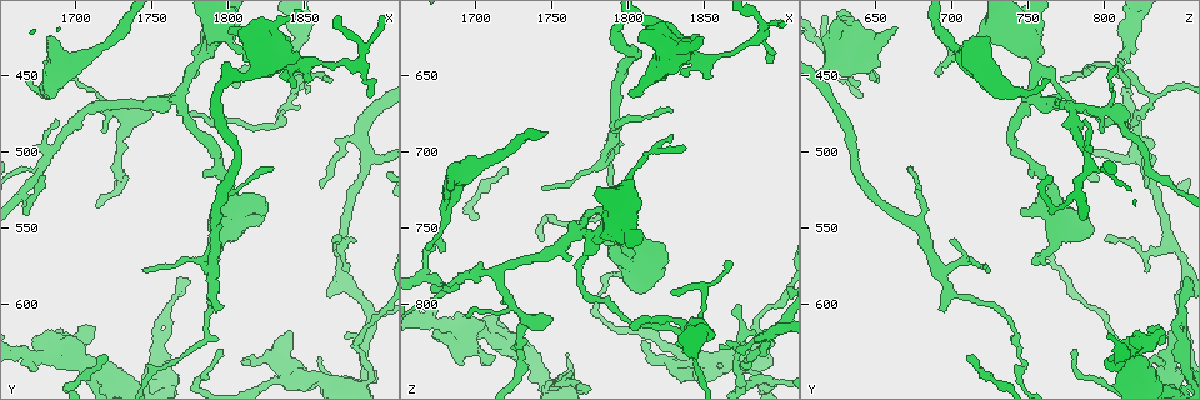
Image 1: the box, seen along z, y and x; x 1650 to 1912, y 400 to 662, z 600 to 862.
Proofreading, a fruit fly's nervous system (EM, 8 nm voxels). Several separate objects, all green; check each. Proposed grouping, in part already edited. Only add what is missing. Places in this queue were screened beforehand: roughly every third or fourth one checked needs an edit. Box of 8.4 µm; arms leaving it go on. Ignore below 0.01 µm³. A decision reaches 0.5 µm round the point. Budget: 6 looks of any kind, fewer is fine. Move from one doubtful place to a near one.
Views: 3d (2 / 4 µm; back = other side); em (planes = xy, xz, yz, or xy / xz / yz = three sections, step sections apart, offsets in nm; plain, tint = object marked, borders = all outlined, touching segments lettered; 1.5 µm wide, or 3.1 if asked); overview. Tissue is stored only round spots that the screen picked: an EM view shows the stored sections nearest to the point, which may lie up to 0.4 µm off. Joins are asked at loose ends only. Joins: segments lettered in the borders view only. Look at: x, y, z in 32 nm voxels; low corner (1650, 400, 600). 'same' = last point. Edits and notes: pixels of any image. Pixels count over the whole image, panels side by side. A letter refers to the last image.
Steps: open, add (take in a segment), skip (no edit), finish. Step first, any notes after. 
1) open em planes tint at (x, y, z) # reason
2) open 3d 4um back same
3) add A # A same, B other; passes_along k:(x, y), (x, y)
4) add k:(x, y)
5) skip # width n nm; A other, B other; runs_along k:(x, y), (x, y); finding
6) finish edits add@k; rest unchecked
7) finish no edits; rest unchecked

open em planes borders at (1796, 602, 696) # branch stops here

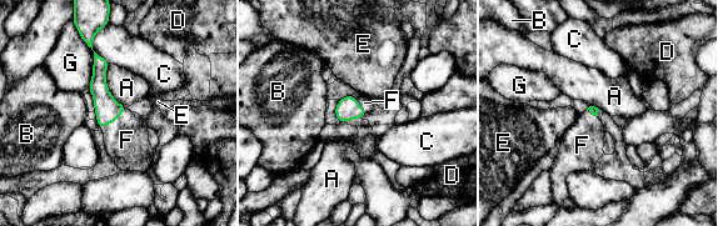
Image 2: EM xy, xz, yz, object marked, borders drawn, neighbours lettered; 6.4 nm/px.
add F # longest_contact G 320 nm; A other, B other, C other, D other, E other, F same, G other; the cell continues

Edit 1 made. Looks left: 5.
open em xz step 4 borders at (1810, 638, 824) # branch stops here

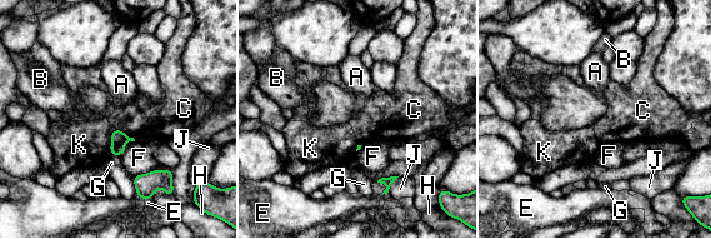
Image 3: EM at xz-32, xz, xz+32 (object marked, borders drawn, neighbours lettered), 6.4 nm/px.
skip # A other, B other, C other, E other, F other, G other, H other, J other, K other; no lettered segment goes on from it

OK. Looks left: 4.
open em planes borders at (1750, 474, 810) # an open end

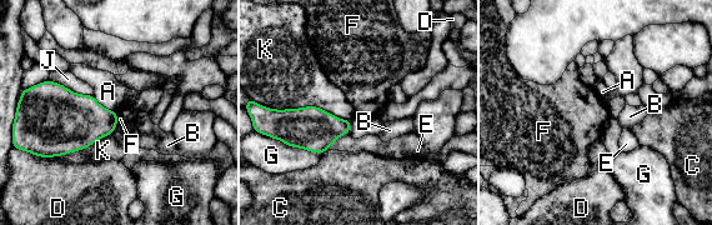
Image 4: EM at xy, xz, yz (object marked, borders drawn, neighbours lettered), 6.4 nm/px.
skip # A other, B other, C other, D other, E other, F other, G other, J other, K other; border 4:(49, 80), (76, 93), (91, 95); none of them fits

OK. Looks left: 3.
finish edits add@2; rest unchecked

